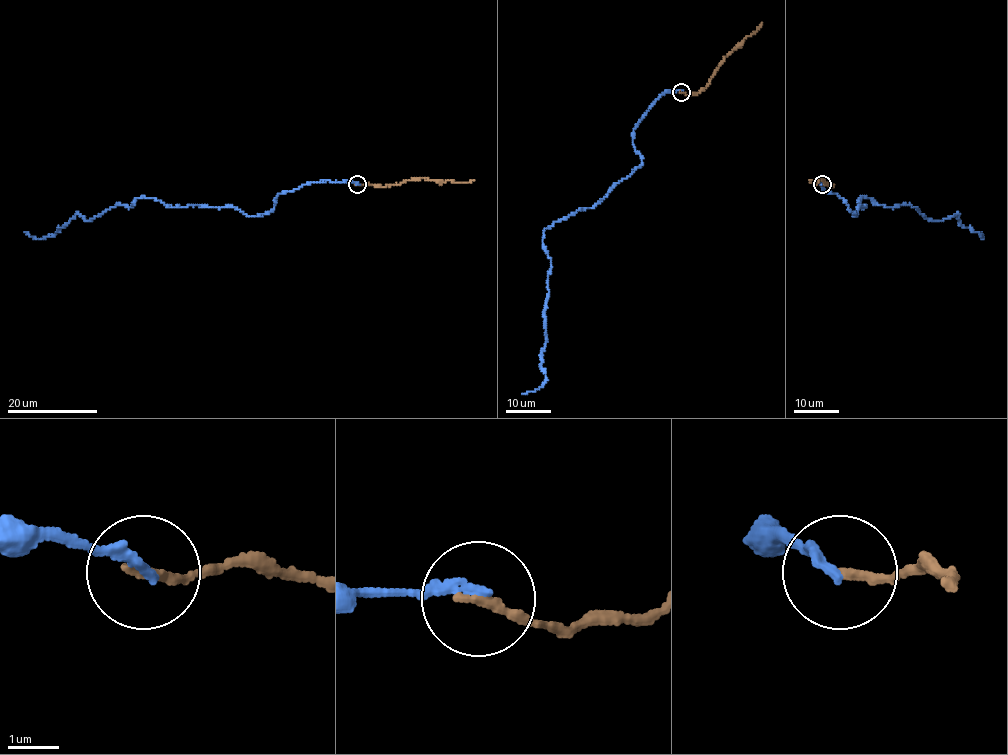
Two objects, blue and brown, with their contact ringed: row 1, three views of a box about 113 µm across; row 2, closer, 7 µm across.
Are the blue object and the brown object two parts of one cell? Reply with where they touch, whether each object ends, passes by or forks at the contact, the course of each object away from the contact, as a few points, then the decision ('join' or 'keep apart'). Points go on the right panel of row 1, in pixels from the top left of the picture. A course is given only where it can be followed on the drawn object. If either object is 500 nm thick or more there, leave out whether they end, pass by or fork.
(822, 184) | blue ends | brown ends | blue via (821, 184), (855, 217), (860, 196), (934, 220), (957, 213), (980, 231) | brown via (822, 184), (833, 184), (830, 186), (818, 178), (812, 183), (809, 180) | join

